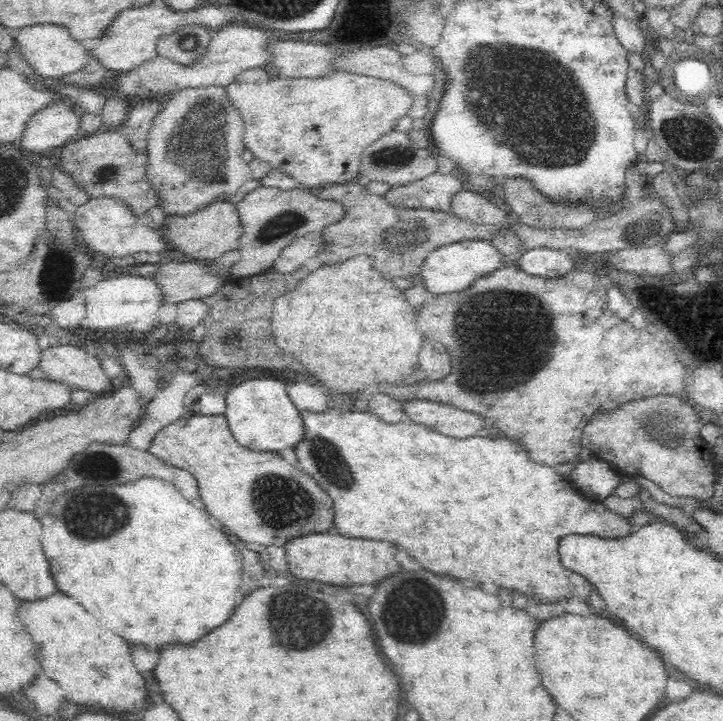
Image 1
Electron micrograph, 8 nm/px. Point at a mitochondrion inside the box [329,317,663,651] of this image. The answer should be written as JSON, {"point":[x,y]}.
{"point":[408,618]}

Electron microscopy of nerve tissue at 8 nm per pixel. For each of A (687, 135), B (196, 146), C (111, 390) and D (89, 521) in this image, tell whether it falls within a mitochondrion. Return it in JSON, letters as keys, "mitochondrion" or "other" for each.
{"A":"mitochondrion","B":"mitochondrion","C":"other","D":"mitochondrion"}

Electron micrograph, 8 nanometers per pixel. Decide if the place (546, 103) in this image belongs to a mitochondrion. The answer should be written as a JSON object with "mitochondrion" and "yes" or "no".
{"mitochondrion":"yes"}

